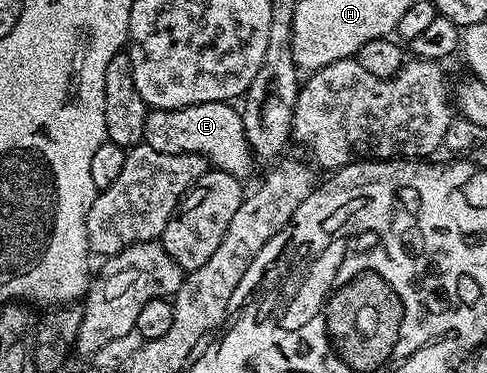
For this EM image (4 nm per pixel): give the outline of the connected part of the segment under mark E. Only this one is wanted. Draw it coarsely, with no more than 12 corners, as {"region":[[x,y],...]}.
{"region":[[229,102],[150,109],[144,145],[201,154],[248,179],[255,155]]}

